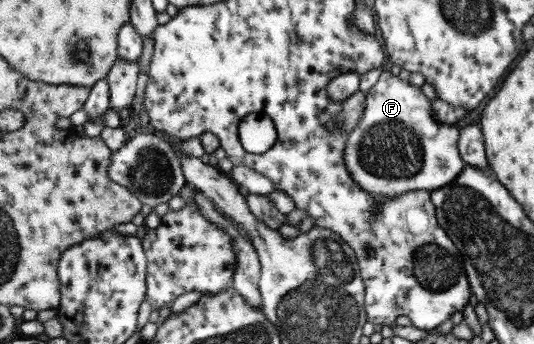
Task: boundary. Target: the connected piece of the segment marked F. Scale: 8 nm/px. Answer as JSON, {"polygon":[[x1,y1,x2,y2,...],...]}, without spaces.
{"polygon":[[386,70,366,95,367,109,363,113,361,123,349,136,345,149,345,164,353,179,374,197,376,203,382,203,384,199,397,197,408,191,432,192,452,182,464,170,465,166,456,144,459,141,459,129,455,124,441,125,431,117,431,105,423,97,419,87,413,87,411,83]]}

